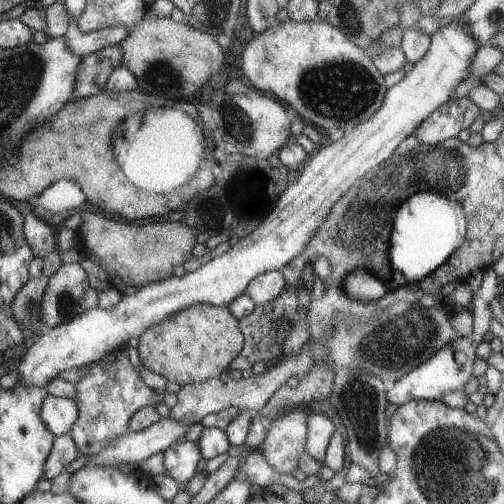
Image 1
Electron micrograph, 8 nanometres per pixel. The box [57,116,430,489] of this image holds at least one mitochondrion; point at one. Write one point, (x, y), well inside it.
(359, 398)

